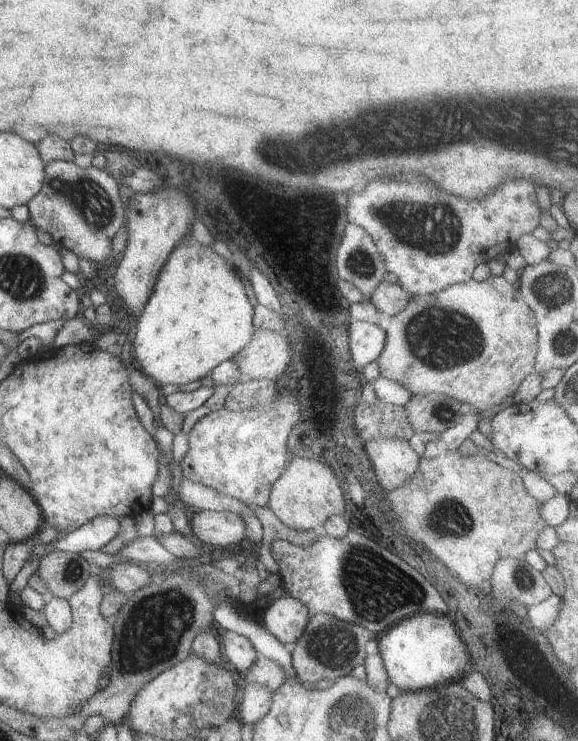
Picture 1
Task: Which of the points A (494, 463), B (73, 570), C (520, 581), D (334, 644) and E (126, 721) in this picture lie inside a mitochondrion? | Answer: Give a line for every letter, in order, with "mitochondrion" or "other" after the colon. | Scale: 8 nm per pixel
A: other
B: mitochondrion
C: mitochondrion
D: mitochondrion
E: other

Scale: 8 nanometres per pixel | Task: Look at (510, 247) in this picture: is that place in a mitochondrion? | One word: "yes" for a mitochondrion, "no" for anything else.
no

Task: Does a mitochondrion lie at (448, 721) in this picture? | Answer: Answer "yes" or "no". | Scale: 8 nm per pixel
yes

